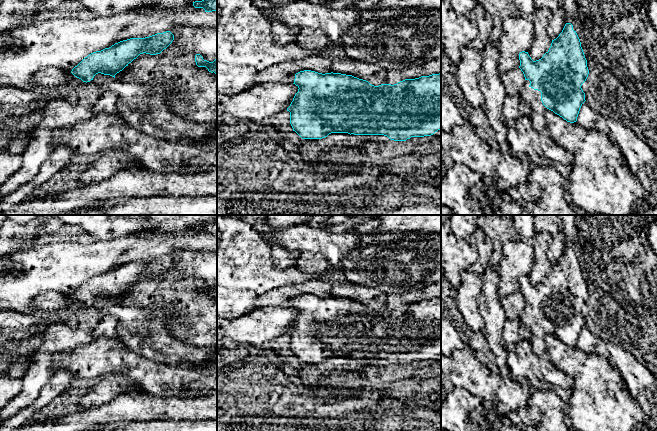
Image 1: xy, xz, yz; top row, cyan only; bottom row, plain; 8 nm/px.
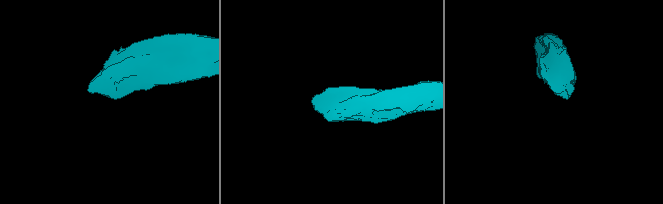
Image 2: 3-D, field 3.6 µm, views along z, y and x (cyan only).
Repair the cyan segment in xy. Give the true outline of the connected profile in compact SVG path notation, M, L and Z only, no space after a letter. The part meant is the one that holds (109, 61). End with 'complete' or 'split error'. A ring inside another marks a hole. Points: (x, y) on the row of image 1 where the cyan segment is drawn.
M170 31L157 33L145 38L130 38L123 40L115 43L109 48L89 54L77 66L68 71L69 75L74 75L83 82L86 82L86 87L82 88L81 86L77 86L75 88L75 92L77 93L77 102L75 104L69 103L66 97L61 95L46 99L42 107L42 120L32 129L28 145L22 154L22 166L13 176L0 186L0 200L16 191L21 185L30 182L38 174L40 166L48 160L53 150L57 147L53 137L53 133L56 130L72 126L80 121L90 120L94 116L93 107L104 93L93 80L96 74L101 73L115 78L117 73L122 71L140 54L160 54L173 40L174 35Z | split error

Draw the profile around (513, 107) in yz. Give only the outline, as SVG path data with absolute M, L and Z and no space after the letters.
M519 95L505 96L502 110L502 116L505 120L512 121L521 115L529 116L531 112L531 108L521 100Z

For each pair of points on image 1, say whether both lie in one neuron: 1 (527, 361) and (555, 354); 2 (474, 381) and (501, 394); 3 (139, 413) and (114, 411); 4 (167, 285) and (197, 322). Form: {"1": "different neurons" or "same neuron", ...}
{"1": "different neurons", "2": "same neuron", "3": "same neuron", "4": "same neuron"}

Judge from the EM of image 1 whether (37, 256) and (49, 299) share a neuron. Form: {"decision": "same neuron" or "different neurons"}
{"decision": "different neurons"}

